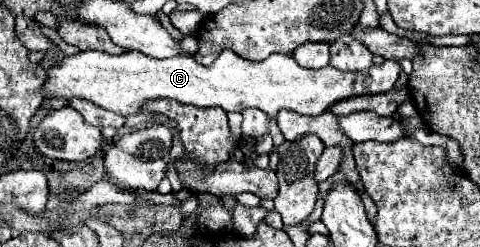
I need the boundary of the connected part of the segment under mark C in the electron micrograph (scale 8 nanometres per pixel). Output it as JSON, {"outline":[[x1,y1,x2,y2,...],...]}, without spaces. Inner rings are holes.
{"outline":[[225,49,209,67,199,65,193,57,169,57,153,59,139,51,125,51,121,55,105,55,101,51,81,51,65,57,57,63,41,63,47,69,47,79,41,93,49,99,87,99,107,111,119,115,135,115,153,99,173,99,183,105,195,107,221,107,223,111,243,111,257,107,269,117,277,117,281,109,301,115,319,115,327,111,333,101,341,101,353,95,385,93,391,91,401,65,397,61,385,61,383,65,371,65,367,71,341,73,331,69,305,69,297,65,291,55,271,55,261,63,241,59,237,53]]}

